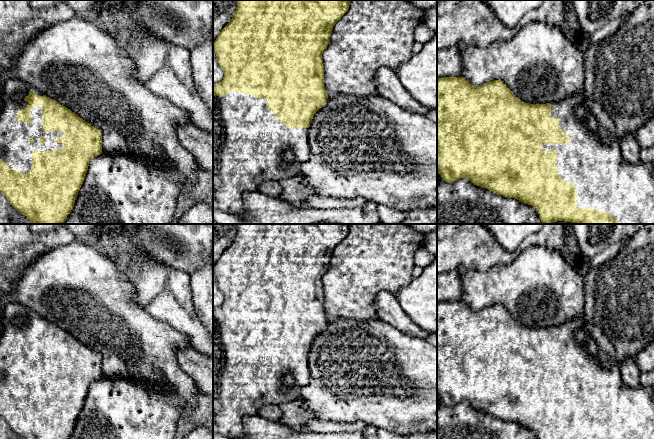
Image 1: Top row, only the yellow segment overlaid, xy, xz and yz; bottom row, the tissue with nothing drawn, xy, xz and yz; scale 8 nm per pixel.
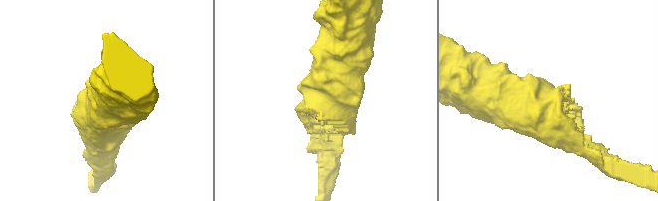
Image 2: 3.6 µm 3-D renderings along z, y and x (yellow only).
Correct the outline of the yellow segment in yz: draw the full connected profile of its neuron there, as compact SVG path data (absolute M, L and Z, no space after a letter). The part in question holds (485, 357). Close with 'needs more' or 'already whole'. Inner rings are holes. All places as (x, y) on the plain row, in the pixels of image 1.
M463 301L437 302L437 396L448 407L467 401L474 409L535 431L539 439L654 439L652 386L640 383L637 389L631 389L623 383L614 346L599 327L585 318L575 317L559 326L529 328L518 323L501 304L475 311Z | needs more

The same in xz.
M237 224L236 235L231 245L221 254L214 266L218 287L223 294L223 304L213 309L213 319L225 356L225 365L219 375L217 399L220 409L214 414L217 431L227 438L242 438L242 420L245 416L258 415L258 409L266 404L281 405L300 398L301 388L310 382L308 355L315 337L327 326L328 317L324 311L324 290L322 278L327 272L334 249L348 235L350 224Z | needs more

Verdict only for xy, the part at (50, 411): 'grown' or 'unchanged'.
grown

